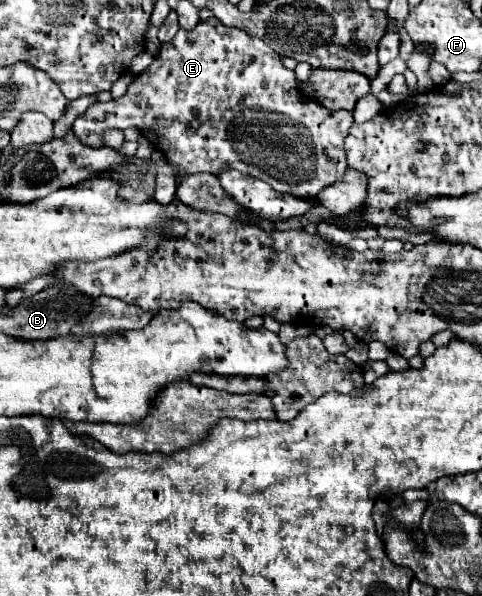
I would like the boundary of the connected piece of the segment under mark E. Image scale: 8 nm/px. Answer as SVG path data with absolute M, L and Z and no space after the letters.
M212 17L208 21L200 21L194 31L180 29L170 43L162 45L150 69L130 83L124 97L90 105L86 113L74 121L72 129L88 147L102 147L106 127L122 131L136 127L156 149L164 153L170 165L178 167L180 175L218 175L228 169L238 169L240 173L266 181L276 191L310 201L318 195L318 191L342 179L342 173L348 167L344 139L352 123L354 117L348 111L330 113L306 97L298 89L294 71L288 71L280 63L280 55L264 45L262 39L254 39L246 35L246 31L238 31L234 27L224 27Z

